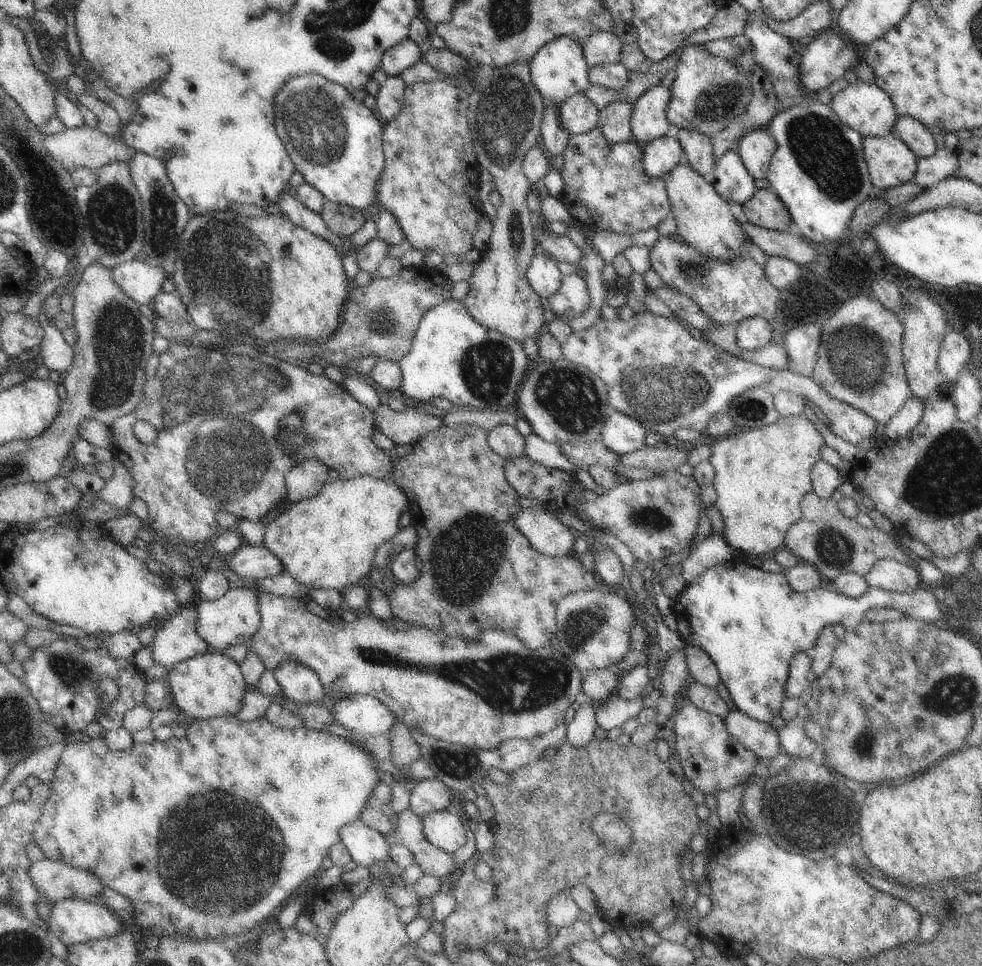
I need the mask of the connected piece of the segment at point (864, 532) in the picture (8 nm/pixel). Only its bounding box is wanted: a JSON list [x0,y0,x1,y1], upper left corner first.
[783,492,911,582]

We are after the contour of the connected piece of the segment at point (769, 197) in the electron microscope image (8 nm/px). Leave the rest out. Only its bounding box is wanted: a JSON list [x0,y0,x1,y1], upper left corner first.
[742,189,793,231]

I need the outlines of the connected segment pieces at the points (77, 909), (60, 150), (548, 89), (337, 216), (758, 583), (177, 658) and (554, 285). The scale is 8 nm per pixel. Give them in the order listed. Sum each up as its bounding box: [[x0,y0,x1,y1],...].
[[50,898,123,947],[41,126,136,172],[530,36,589,105],[321,201,366,239],[672,561,954,723],[149,605,208,666],[527,254,564,300]]

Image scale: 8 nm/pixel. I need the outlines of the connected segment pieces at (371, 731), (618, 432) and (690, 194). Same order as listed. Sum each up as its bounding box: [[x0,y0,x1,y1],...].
[[328,694,396,737],[602,411,646,455],[665,161,750,262]]

